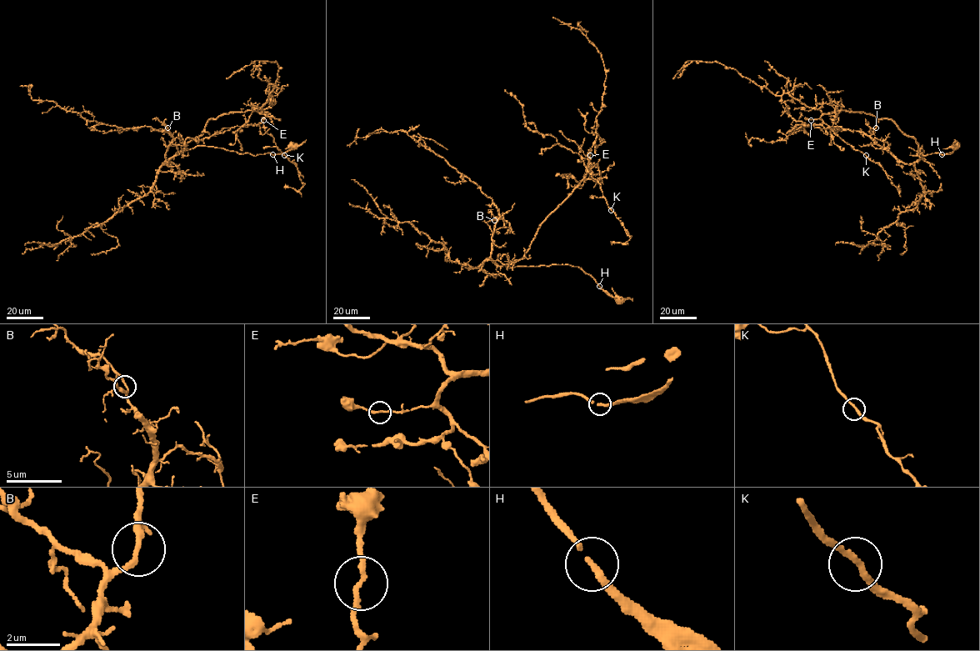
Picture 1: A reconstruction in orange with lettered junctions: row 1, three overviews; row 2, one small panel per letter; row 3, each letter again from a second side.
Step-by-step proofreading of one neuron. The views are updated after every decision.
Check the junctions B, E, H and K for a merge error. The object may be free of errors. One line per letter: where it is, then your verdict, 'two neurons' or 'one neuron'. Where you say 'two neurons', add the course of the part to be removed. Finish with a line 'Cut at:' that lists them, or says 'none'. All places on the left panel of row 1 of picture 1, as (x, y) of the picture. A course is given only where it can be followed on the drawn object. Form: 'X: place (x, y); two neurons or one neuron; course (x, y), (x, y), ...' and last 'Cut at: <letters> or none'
B: place (167, 127); one neuron
E: place (263, 120); one neuron
H: place (272, 154); one neuron
K: place (284, 155); one neuron
Cut at: none

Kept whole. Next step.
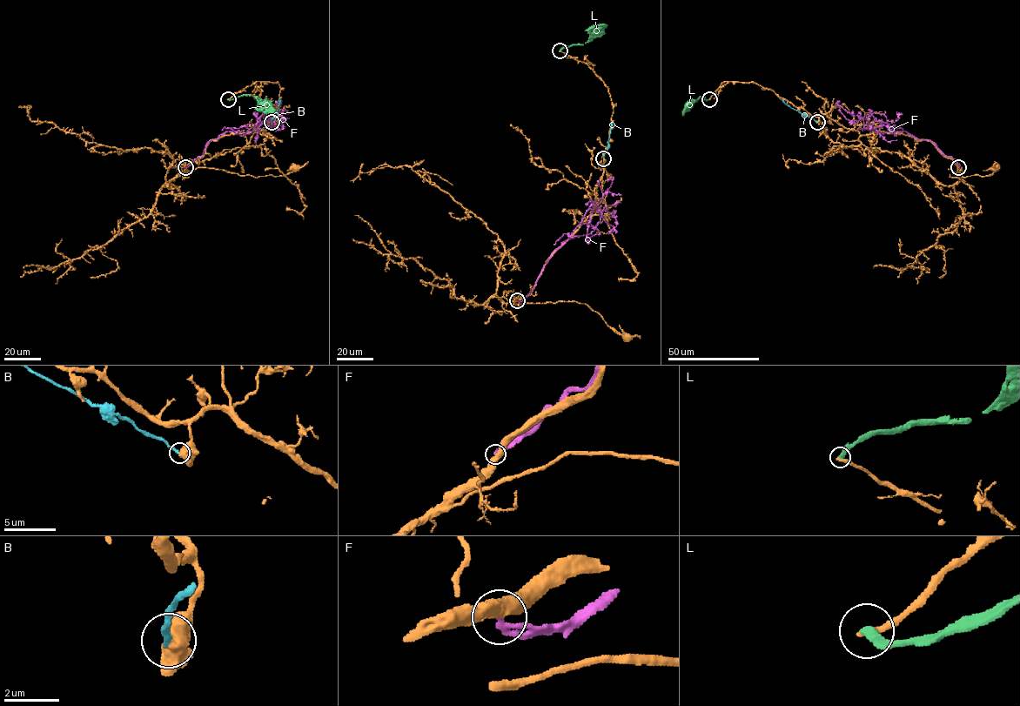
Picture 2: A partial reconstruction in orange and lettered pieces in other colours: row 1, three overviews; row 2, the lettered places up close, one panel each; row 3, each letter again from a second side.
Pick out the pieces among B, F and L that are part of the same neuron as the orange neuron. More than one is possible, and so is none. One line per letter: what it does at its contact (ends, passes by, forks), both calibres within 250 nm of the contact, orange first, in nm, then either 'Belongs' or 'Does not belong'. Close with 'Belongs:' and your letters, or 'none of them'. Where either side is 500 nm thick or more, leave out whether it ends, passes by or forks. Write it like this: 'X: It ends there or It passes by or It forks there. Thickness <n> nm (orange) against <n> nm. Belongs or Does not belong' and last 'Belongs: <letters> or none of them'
B: Thickness 650 nm (orange) against 240 nm. Does not belong
F: It ends there. Thickness 480 nm (orange) against 200 nm. Does not belong
L: It ends there. Thickness 260 nm (orange) against 320 nm. Does not belong
Belongs: none of them

